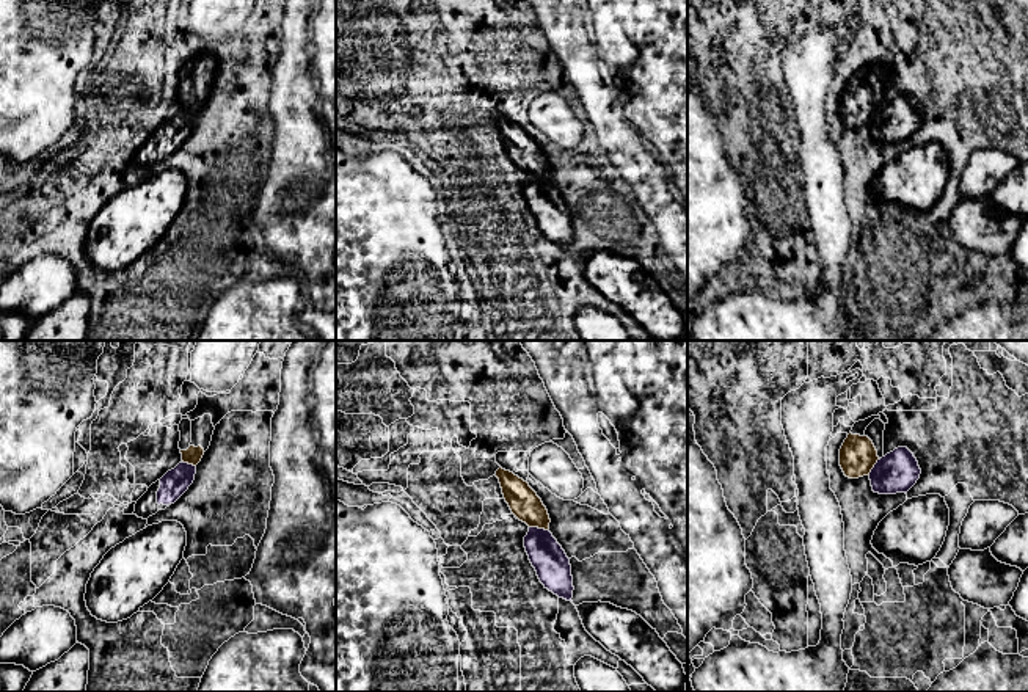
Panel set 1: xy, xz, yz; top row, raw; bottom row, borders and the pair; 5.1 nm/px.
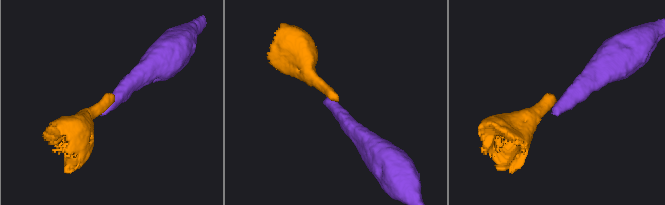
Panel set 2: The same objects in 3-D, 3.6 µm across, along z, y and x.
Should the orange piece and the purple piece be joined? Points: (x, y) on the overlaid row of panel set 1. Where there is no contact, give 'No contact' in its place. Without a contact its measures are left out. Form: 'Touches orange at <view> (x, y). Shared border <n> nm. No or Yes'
Touches orange at xz (539, 528). Shared border 100 nm. No

